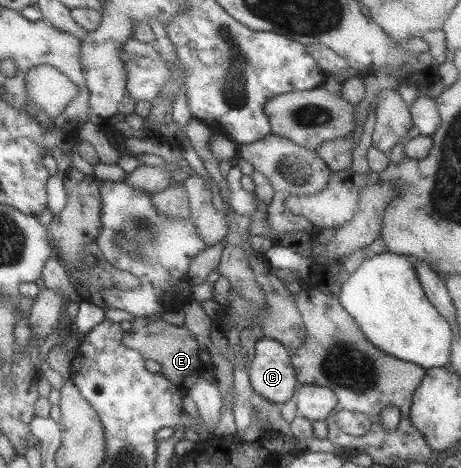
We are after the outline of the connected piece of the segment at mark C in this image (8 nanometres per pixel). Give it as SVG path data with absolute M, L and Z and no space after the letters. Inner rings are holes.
M271 338L255 342L247 372L252 390L267 402L281 405L291 399L297 380L288 349L279 342Z

